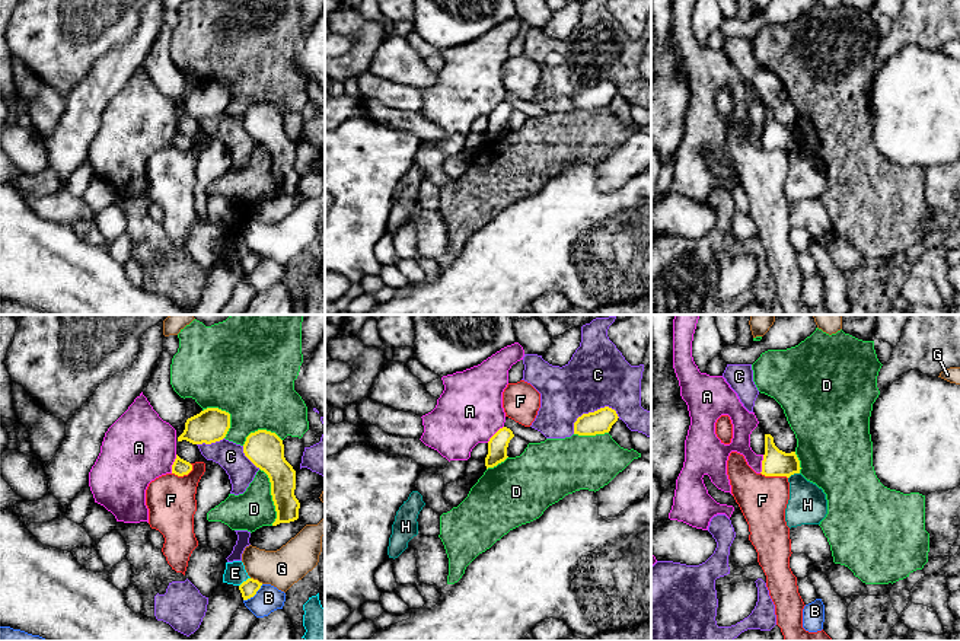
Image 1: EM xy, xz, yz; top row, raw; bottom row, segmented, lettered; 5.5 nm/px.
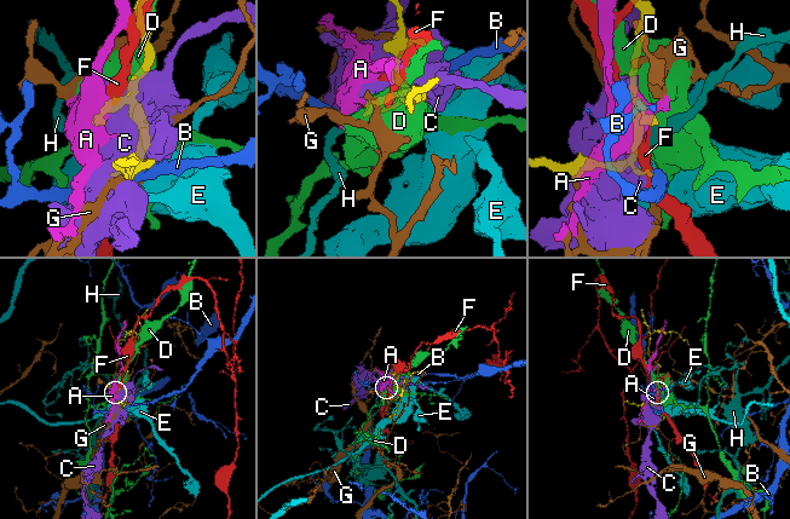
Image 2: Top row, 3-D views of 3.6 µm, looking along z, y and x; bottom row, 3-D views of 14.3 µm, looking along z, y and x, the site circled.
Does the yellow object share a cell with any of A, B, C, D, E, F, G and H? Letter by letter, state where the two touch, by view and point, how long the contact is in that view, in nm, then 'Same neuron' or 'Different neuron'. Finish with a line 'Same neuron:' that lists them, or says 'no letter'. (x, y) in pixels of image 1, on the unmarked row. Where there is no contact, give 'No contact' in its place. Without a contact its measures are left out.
A: Touches yellow at xy (174, 137). Shared border 110 nm. Different neuron
B: Touches yellow at xy (254, 268). Shared border 140 nm. Different neuron
C: Touches yellow at xz (592, 86). Shared border 280 nm. Different neuron
D: Touches yellow at xy (273, 171). Shared border 320 nm. Different neuron
E: Touches yellow at xy (244, 255). Shared border 80 nm. Different neuron
F: Touches yellow at yz (774, 149). Shared border 160 nm. Different neuron
G: Touches yellow at xy (257, 254). Shared border 80 nm. Different neuron
H: Touches yellow at yz (793, 147). Shared border 70 nm. Different neuron
Same neuron: no letter

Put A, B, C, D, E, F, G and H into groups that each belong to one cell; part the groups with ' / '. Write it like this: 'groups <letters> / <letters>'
groups A / B / C / D / E / F / G / H

